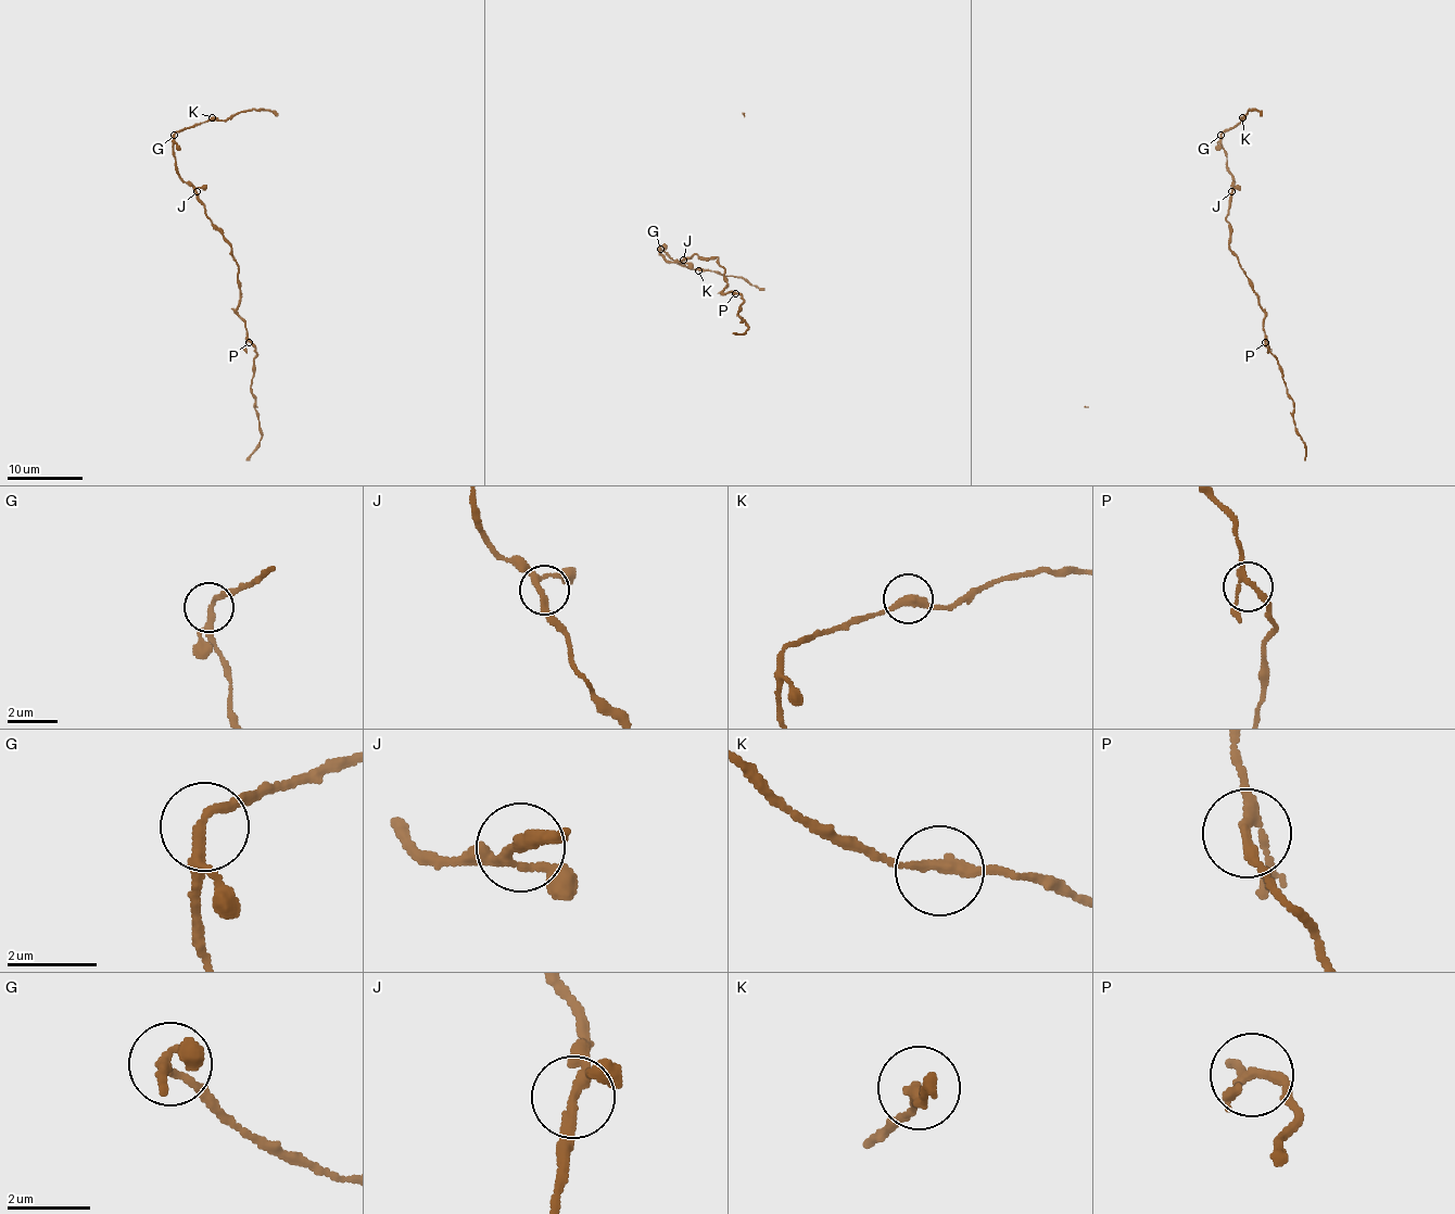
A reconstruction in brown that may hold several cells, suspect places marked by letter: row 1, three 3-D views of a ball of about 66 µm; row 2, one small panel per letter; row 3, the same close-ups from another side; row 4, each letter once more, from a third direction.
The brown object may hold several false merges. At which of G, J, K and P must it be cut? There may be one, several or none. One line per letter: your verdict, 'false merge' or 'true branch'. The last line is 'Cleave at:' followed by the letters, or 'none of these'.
G: true branch
J: true branch
K: true branch
P: true branch
Cleave at: none of these

